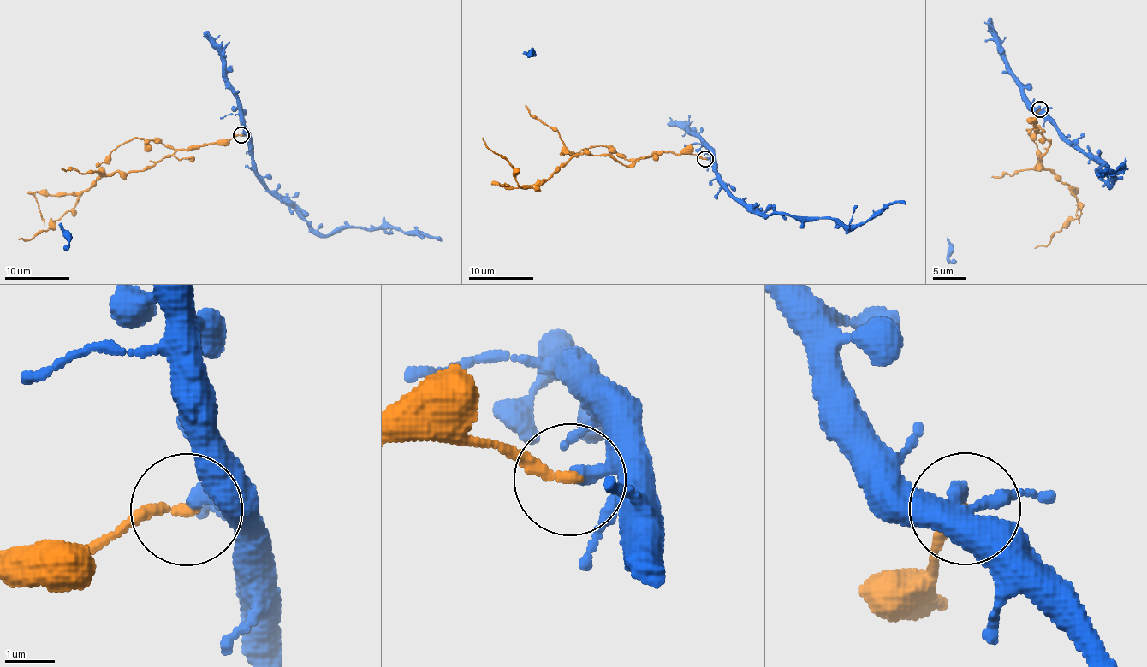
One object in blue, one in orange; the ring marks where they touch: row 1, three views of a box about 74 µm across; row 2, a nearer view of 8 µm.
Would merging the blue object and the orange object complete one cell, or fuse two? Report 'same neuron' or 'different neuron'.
different neuron

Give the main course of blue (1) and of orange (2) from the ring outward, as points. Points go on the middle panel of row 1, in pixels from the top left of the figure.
1: (705, 158), (712, 162), (715, 178), (758, 214), (838, 218), (844, 224), (864, 224), (891, 203), (906, 204)
2: (705, 158), (657, 152), (628, 165), (605, 155), (576, 155), (537, 187), (526, 187), (483, 138)

